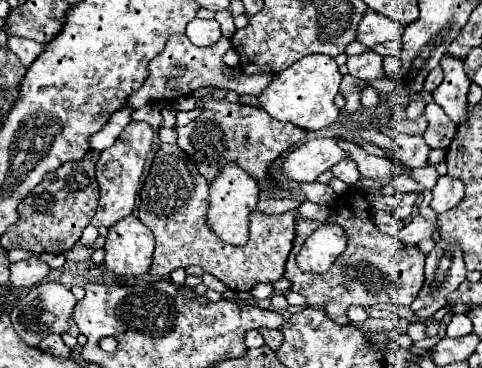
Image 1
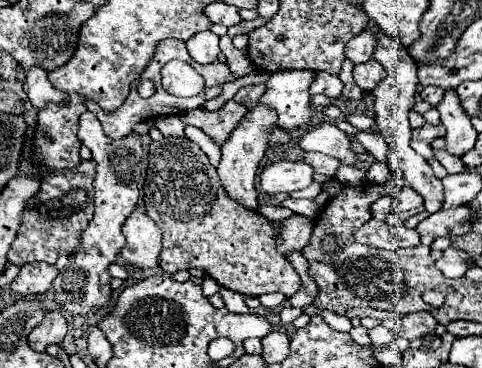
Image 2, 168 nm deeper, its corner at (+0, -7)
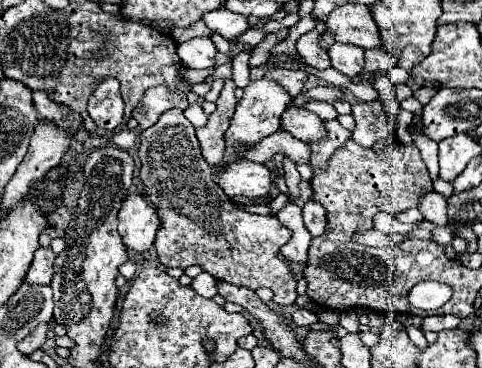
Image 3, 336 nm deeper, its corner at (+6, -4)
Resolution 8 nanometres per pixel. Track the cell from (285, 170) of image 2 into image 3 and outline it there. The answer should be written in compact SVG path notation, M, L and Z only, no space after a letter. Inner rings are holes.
M238 160L226 164L226 170L216 180L222 190L234 196L248 196L248 198L262 198L268 194L270 186L270 170L264 164L254 164L250 160Z

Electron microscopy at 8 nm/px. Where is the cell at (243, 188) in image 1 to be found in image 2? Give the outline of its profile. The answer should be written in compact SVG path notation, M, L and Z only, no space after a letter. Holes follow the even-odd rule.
M258 103L256 107L252 107L248 111L248 115L244 115L244 119L236 125L236 129L232 131L232 135L228 137L228 141L222 145L222 161L218 165L218 175L220 181L224 185L224 189L228 191L228 195L244 205L246 209L256 209L256 189L254 189L254 181L256 181L256 171L258 165L266 153L266 149L270 147L270 131L276 129L276 111L272 111L272 107L264 107L262 103Z

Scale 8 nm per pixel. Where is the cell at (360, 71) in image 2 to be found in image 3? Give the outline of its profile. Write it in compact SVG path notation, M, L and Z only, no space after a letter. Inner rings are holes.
M384 48L366 50L366 64L364 64L364 70L366 70L366 72L386 74L392 66L396 66L396 60L394 60L394 56L390 56L390 52L386 52Z

